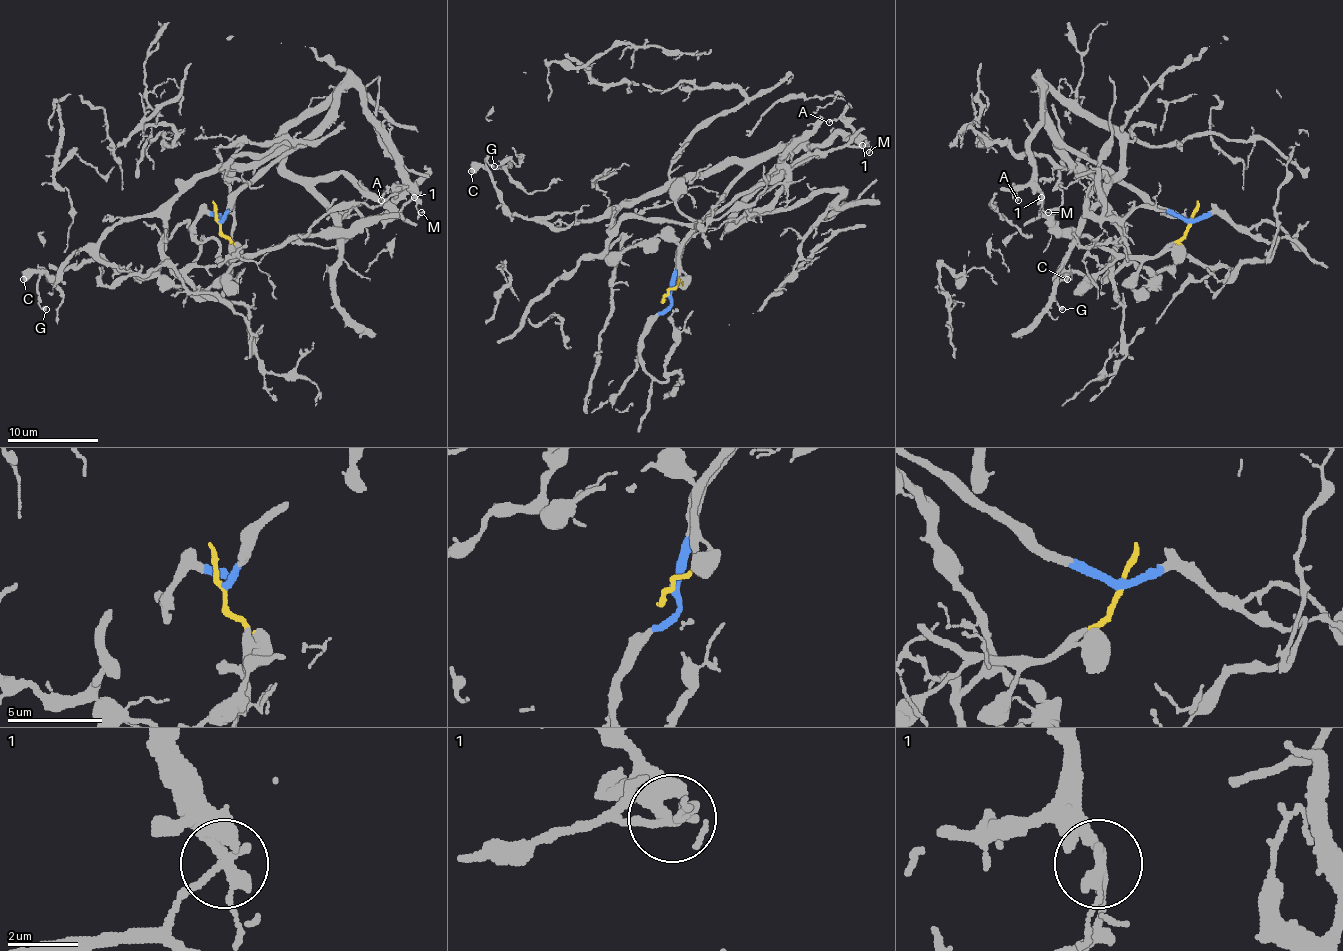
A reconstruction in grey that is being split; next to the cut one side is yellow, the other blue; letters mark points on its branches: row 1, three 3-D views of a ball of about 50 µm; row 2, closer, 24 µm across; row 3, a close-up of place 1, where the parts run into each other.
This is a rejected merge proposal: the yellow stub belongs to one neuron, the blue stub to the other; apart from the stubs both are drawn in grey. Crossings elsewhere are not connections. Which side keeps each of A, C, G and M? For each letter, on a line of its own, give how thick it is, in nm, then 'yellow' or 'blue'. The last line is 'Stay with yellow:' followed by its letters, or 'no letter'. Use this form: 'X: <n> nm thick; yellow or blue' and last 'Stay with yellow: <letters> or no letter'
A: 150 nm thick; blue
C: 600 nm thick; blue
G: 170 nm thick; blue
M: 80 nm thick; blue
Stay with yellow: no letter

